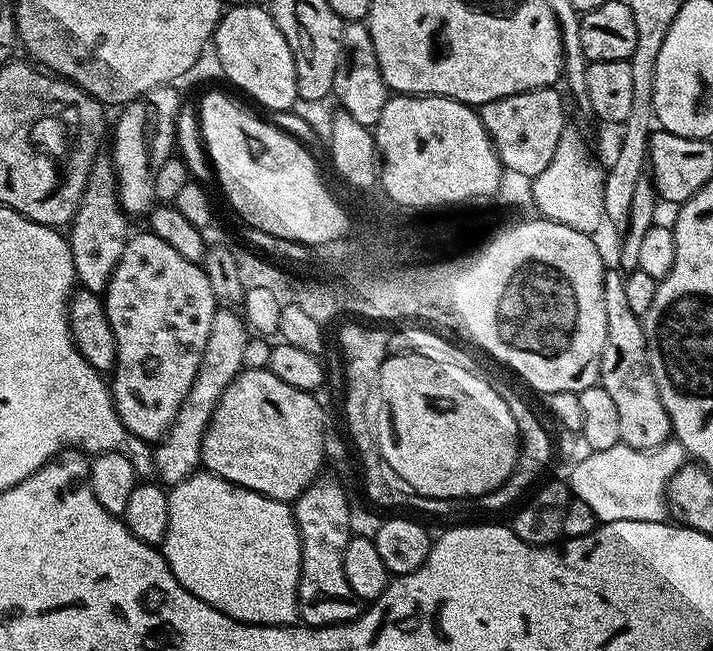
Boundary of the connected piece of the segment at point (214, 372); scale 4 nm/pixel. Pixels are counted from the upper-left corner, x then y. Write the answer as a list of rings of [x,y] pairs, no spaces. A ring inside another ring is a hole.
[[[217,307],[214,322],[210,322],[210,338],[206,338],[206,350],[202,350],[202,362],[198,362],[198,374],[174,422],[168,432],[154,448],[154,468],[165,485],[180,484],[201,467],[200,447],[204,441],[204,431],[208,429],[210,418],[230,382],[244,368],[242,357],[246,342],[250,339],[250,329],[243,315],[235,307]]]

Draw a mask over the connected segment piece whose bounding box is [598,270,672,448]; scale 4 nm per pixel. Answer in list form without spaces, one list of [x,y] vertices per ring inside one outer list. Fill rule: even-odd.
[[[605,271],[604,301],[606,302],[606,346],[602,350],[600,363],[599,385],[610,394],[614,406],[618,410],[618,430],[620,443],[631,448],[659,448],[665,440],[672,436],[672,423],[666,414],[666,406],[662,406],[662,398],[658,398],[658,386],[654,386],[654,378],[648,369],[648,355],[646,354],[646,338],[641,317],[635,316],[626,306],[624,297],[624,276],[619,271]]]

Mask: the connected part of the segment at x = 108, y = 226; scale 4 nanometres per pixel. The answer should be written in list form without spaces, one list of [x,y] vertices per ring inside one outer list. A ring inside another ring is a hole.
[[[98,158],[92,164],[86,190],[68,228],[71,261],[74,262],[76,279],[81,287],[97,294],[102,294],[108,287],[110,274],[121,260],[122,250],[130,235],[127,222],[117,198],[115,169],[109,159]]]

